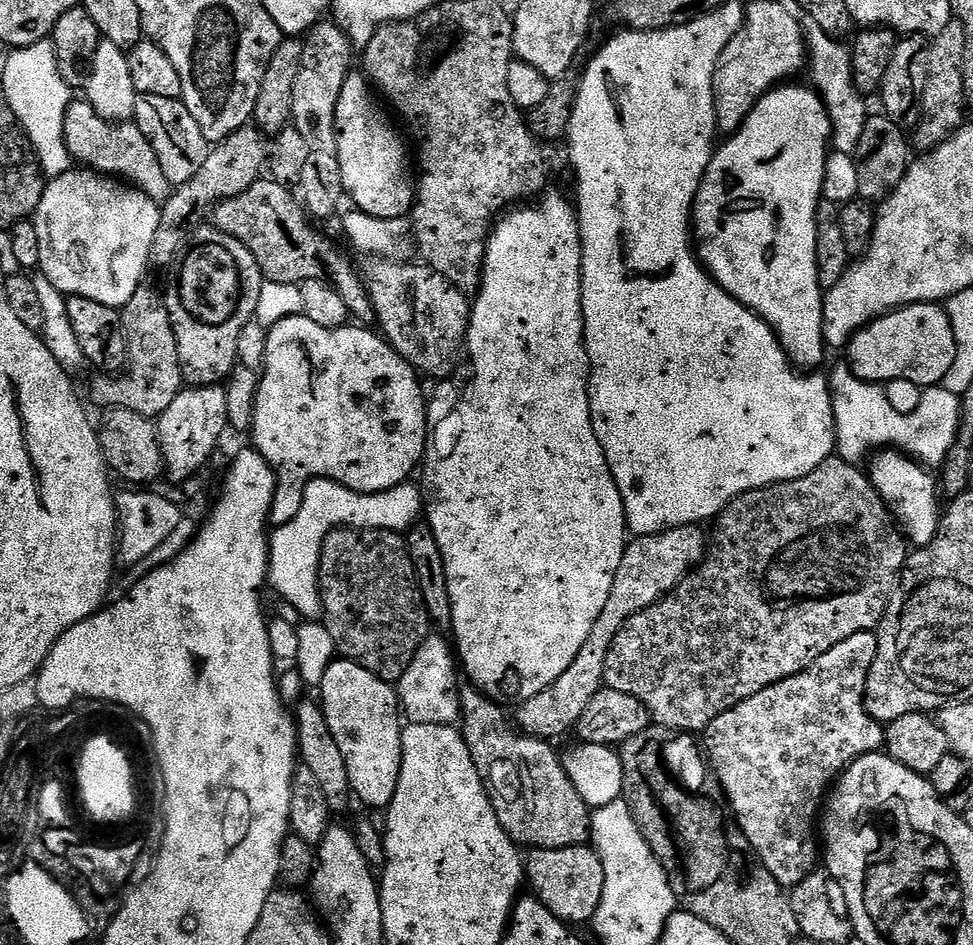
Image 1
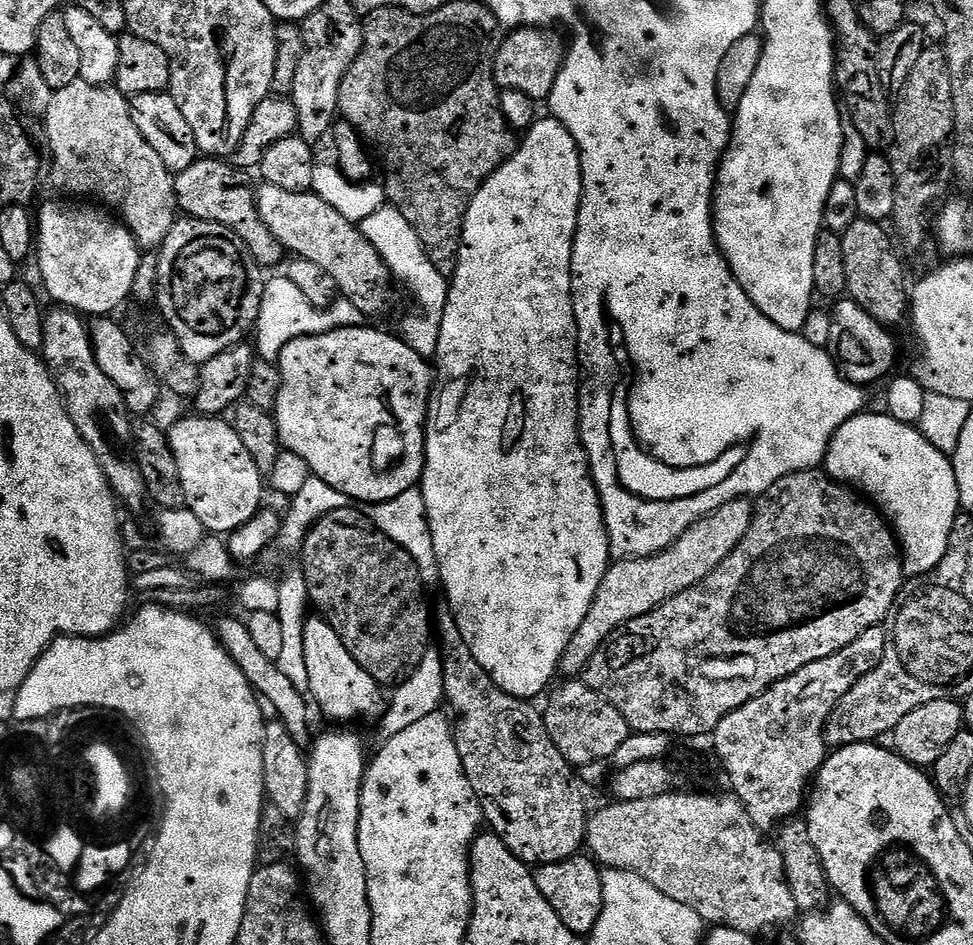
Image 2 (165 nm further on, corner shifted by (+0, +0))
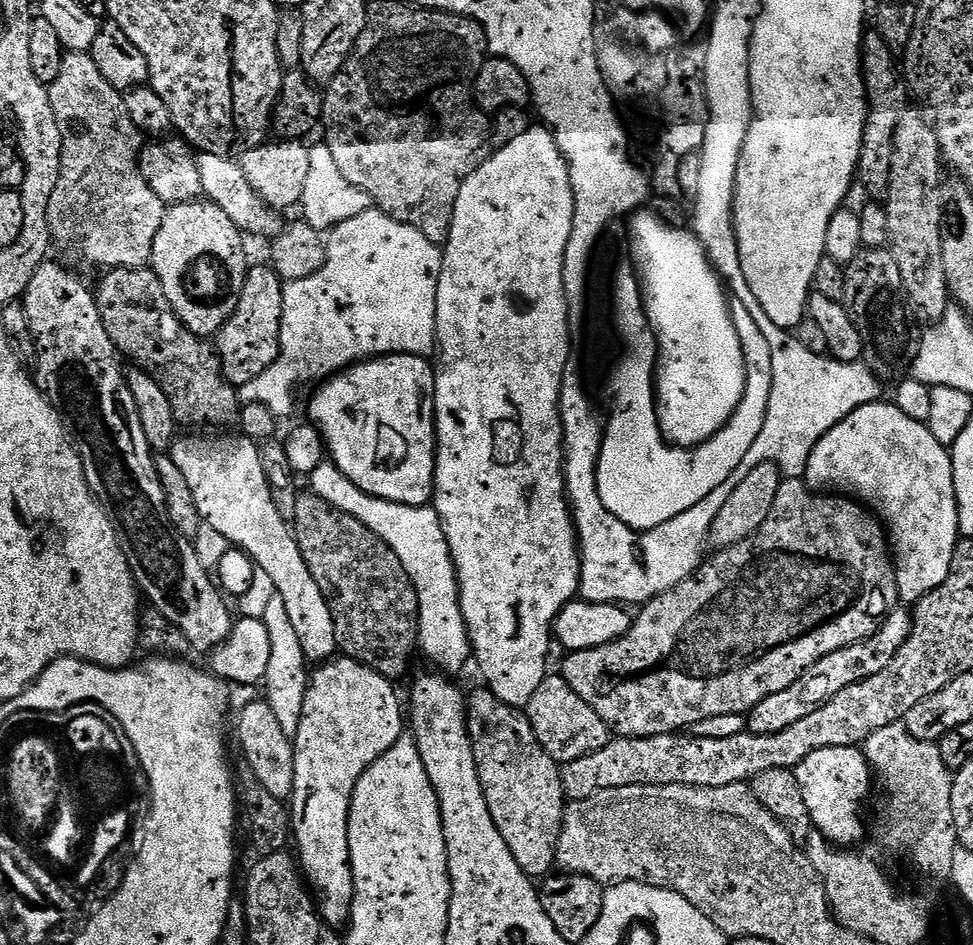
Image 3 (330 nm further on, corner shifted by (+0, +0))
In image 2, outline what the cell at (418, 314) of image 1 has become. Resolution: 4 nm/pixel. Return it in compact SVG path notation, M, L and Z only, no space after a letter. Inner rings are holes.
M261 183L259 187L255 189L256 209L262 222L266 222L266 230L270 230L270 234L274 234L274 238L278 238L285 253L306 262L314 262L317 266L323 266L325 270L330 270L334 282L338 282L340 296L354 305L364 317L372 318L379 312L387 310L388 303L392 300L392 292L388 289L388 284L393 283L392 273L389 272L384 259L378 254L378 250L362 235L355 223L347 221L338 210L327 205L311 190L291 192L282 190L280 186L266 183Z

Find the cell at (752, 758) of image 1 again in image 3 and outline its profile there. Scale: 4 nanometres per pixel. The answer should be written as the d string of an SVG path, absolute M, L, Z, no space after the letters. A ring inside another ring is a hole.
M896 607L880 624L880 629L857 644L846 646L842 650L834 650L826 658L814 662L794 682L794 686L786 686L786 690L778 690L778 694L770 694L770 698L762 698L758 706L754 706L746 716L747 731L754 734L778 734L778 730L786 730L786 726L794 726L806 714L814 714L818 706L830 702L834 694L838 694L846 686L858 684L866 678L874 678L874 674L882 674L890 662L894 662L894 654L902 650L906 638L910 638L912 614L907 607Z

